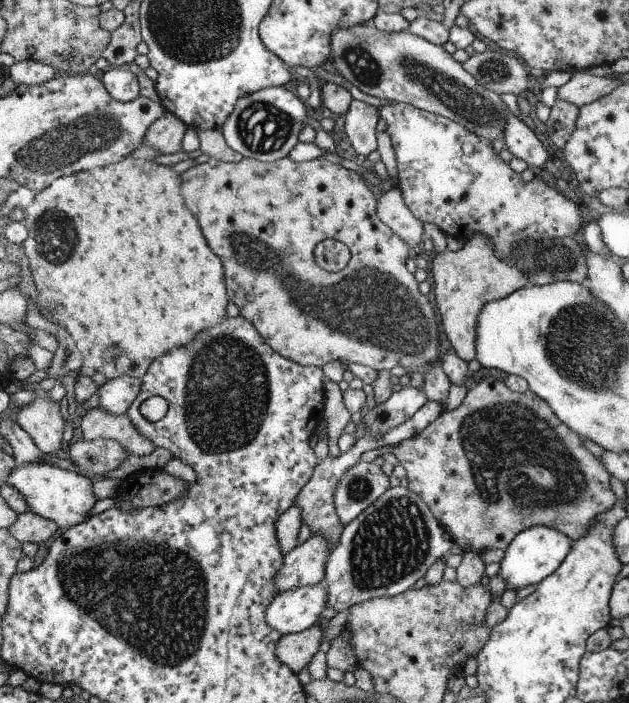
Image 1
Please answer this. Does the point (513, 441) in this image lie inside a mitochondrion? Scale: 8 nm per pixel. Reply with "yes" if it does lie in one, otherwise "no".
yes

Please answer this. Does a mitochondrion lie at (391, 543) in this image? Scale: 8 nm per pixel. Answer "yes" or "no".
yes

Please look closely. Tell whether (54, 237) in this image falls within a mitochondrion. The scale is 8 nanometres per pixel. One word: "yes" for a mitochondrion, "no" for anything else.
yes

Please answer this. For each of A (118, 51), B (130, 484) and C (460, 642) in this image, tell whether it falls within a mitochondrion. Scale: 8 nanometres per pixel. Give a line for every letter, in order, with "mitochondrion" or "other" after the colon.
A: other
B: other
C: other

